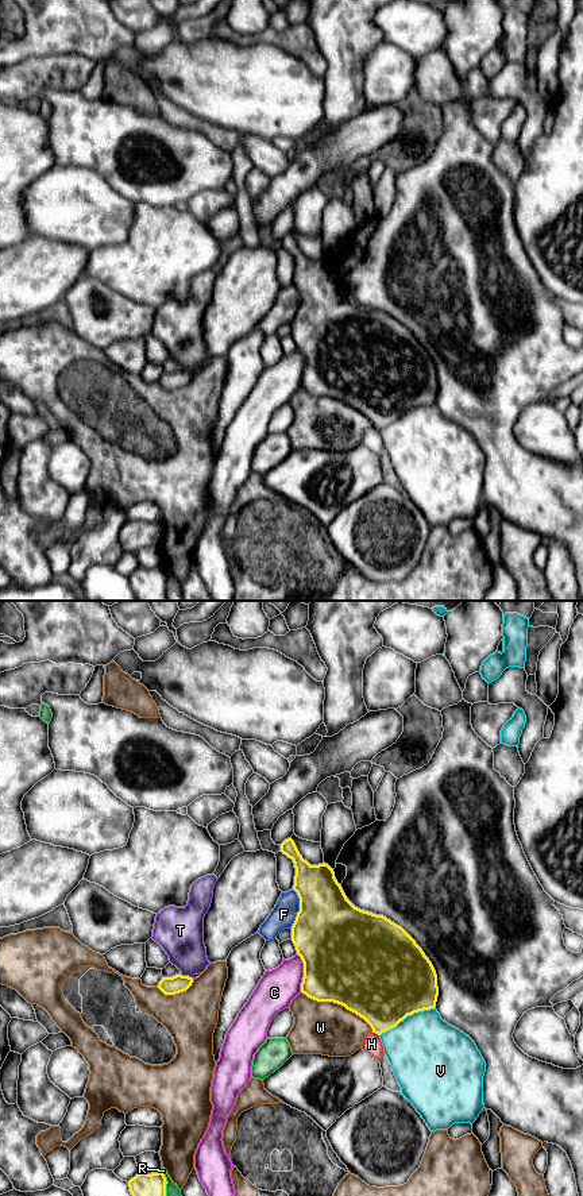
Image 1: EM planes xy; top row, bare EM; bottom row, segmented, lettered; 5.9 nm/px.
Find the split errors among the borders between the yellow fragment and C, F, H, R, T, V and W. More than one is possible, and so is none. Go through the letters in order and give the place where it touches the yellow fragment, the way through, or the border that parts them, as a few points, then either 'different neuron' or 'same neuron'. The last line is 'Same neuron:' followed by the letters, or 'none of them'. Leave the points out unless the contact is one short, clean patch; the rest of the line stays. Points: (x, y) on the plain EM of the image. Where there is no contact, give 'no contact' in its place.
C: xy (304, 367) | different neuron
F: xy (300, 304) | same neuron
H: xy (375, 428) | different neuron
R: xy (165, 583) | different neuron
T: xy (186, 371) | different neuron
V: xy (406, 411) | different neuron
W: xy (339, 398) | different neuron
Same neuron: F

